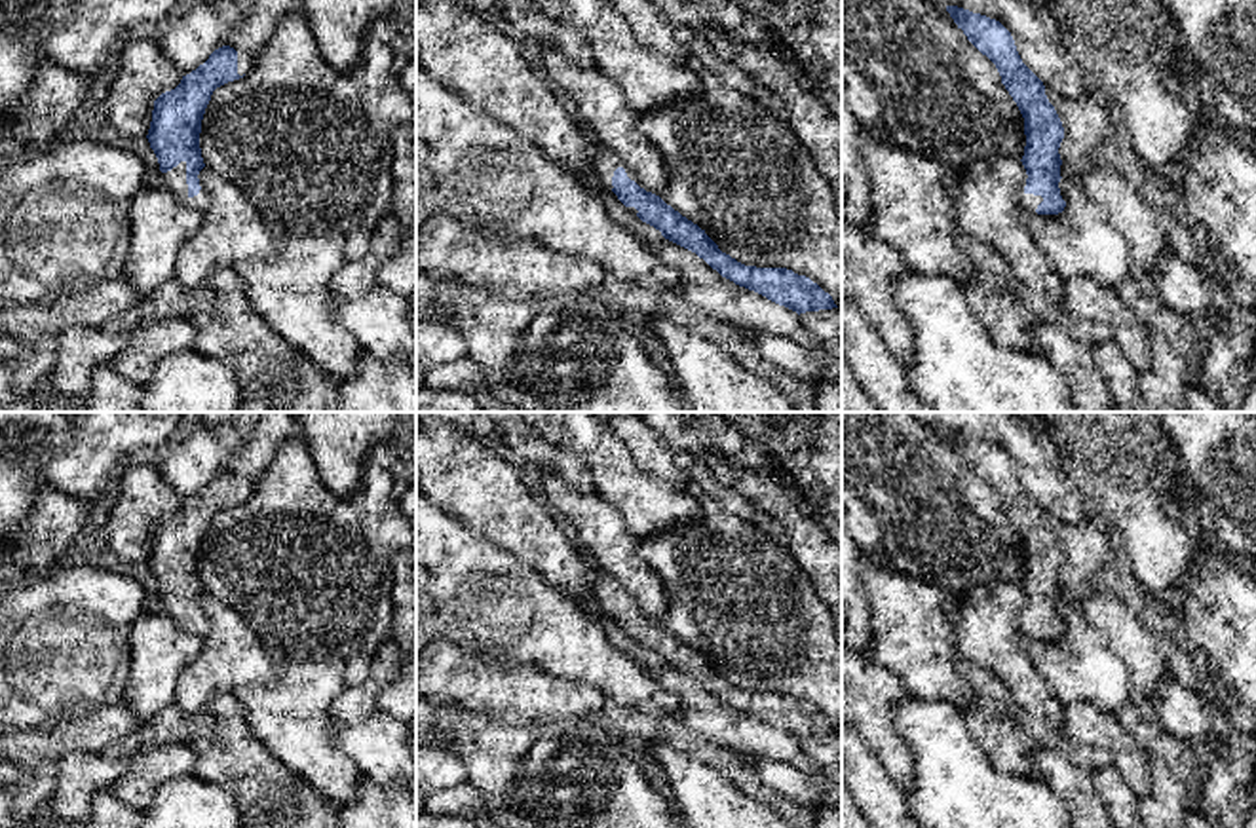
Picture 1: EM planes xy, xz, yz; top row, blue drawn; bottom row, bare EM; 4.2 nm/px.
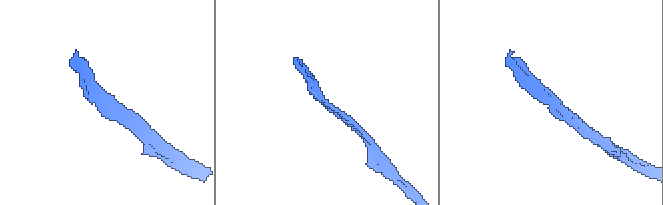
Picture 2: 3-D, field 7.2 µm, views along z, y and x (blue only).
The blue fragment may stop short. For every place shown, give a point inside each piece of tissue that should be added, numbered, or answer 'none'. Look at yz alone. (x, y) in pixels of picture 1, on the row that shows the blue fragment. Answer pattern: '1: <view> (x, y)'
1: yz (1028, 202)

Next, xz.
1: xz (605, 166)

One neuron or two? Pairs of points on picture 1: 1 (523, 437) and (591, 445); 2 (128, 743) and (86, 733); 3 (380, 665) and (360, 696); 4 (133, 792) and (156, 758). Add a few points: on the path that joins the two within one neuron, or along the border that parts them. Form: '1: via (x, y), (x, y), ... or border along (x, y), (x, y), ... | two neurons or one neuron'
1: border along (536, 432), (553, 445), (567, 449), (584, 466) | two neurons
2: border along (126, 733), (101, 752) | two neurons
3: via (380, 673), (367, 688) | one neuron
4: via (137, 785), (151, 766) | one neuron

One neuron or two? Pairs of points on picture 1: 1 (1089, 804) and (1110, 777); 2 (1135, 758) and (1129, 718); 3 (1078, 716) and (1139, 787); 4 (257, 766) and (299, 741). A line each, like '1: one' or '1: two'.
1: two
2: two
3: one
4: two

